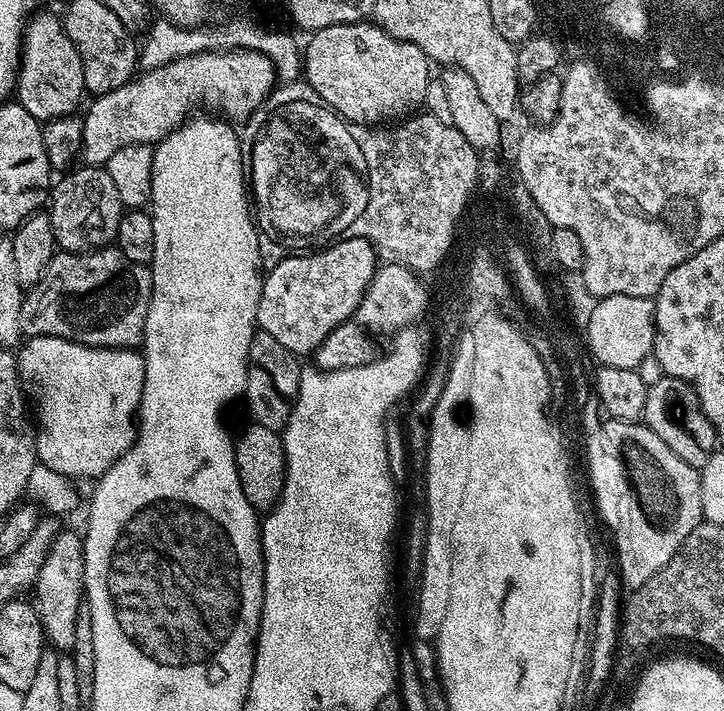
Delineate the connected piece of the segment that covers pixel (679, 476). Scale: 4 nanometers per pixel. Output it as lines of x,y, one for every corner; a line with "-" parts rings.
615,420
614,432
622,448
627,450
624,460
628,460
632,480
636,480
636,492
640,492
640,516
632,516
632,528
624,528
614,541
620,583
625,589
635,590
646,586
646,582
678,554
686,538
690,538
692,531
704,520
702,482
699,471
682,462
682,458
678,458
678,454
674,454
647,424
623,424

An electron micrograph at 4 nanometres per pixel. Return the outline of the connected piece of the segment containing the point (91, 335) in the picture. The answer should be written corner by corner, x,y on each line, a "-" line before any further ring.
115,246
90,252
57,251
46,274
34,287
27,289
20,301
20,330
25,337
53,336
66,338
88,348
136,348
143,341
146,314
152,297
152,270
149,265
135,264

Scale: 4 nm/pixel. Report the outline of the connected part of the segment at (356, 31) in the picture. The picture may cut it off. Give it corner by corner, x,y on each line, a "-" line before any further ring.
357,22
355,24
335,24
334,26
326,26
325,28
315,29
311,33
312,36
308,40
308,48
303,49
302,52
302,72
306,77
306,83
317,92
322,100
330,107
339,113
344,120
350,121
352,124
367,124
369,126
382,126
391,122
396,122
410,115
413,115
422,105
426,98
426,90
428,89
428,82
430,73
430,61
428,55
422,50
418,50
418,46
414,46
410,42
402,42
398,38
394,38
390,34
386,34
386,30
382,30
380,25
375,22

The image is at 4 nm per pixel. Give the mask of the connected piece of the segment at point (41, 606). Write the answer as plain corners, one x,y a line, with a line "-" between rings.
62,530
54,538
54,542
46,554
46,562
42,562
42,570
38,570
34,589
35,596
34,607
40,616
40,625
44,628
47,643
57,653
71,653
76,627
78,627
78,614
82,611
82,603
86,598
84,590
84,542
79,531

